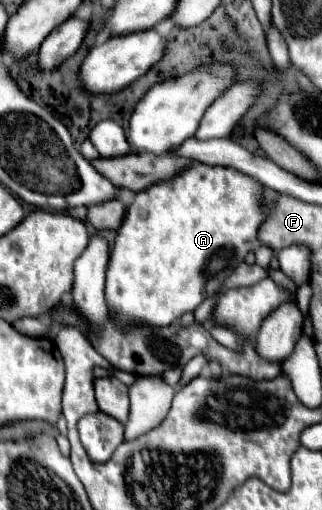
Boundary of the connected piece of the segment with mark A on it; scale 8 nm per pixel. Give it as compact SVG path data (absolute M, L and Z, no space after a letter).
M194 164L180 170L170 180L138 192L134 202L126 208L126 218L118 230L106 270L106 302L116 324L130 326L134 322L144 322L152 326L170 326L178 322L182 314L196 310L202 300L222 288L234 268L254 250L258 228L268 218L268 212L264 186L256 178L228 166Z

